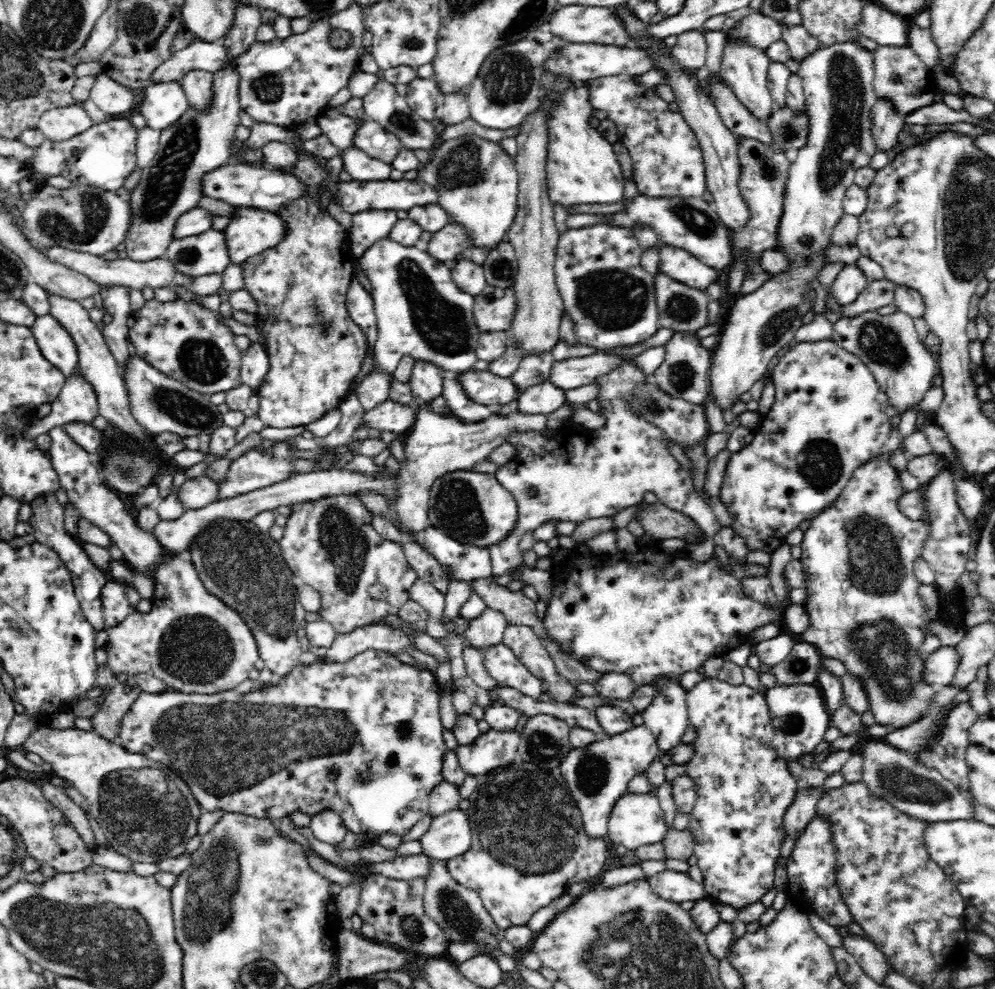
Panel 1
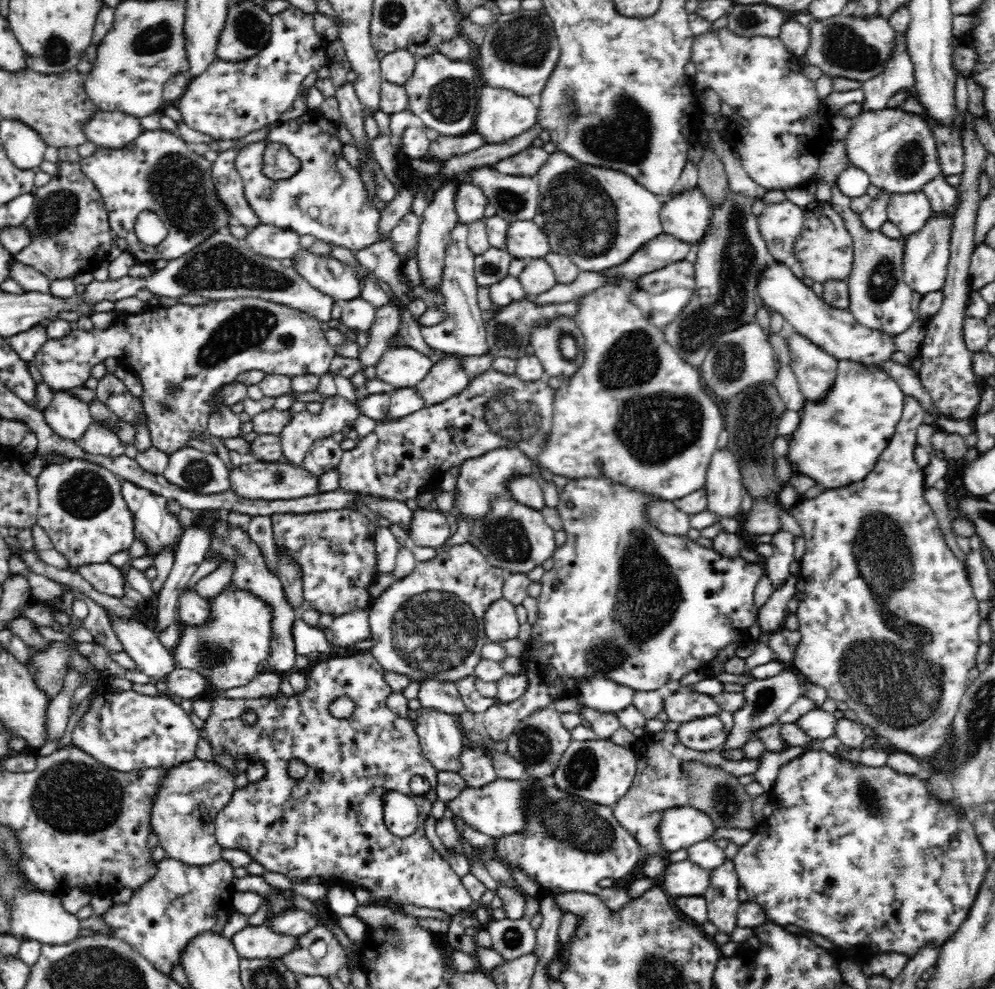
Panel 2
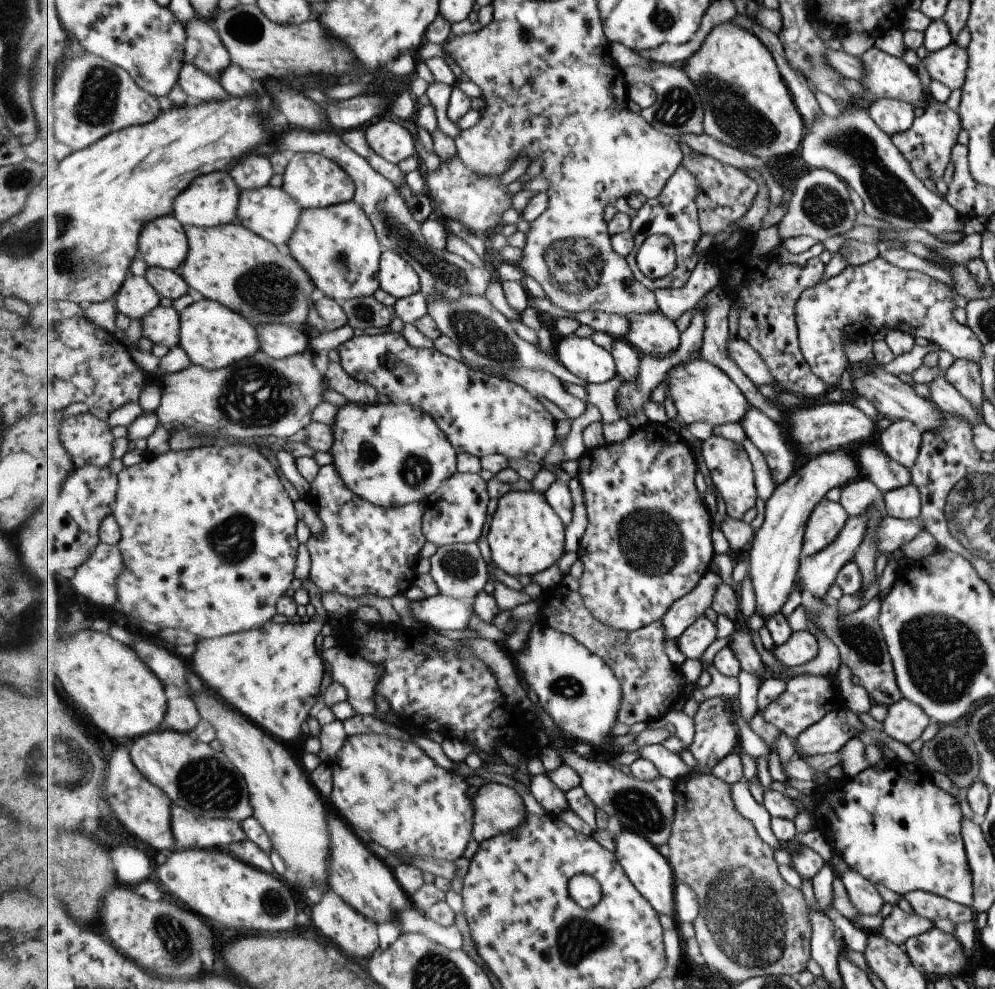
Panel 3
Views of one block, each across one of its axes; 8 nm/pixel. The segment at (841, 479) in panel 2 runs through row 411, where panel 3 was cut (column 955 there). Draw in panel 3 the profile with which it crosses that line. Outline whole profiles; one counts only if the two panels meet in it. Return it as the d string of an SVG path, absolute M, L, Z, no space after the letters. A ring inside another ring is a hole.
M893 759L881 770L868 766L854 776L816 785L811 800L816 805L816 826L822 836L841 860L865 880L881 884L901 897L914 890L925 891L970 907L971 872L960 834L962 814L957 800L943 792L929 777L917 770L909 771Z

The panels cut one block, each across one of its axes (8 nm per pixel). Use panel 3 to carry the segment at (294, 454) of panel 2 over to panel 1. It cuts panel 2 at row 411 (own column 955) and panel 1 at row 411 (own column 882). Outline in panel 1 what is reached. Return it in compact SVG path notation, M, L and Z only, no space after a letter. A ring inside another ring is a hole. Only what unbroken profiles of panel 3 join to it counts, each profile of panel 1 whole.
M303 152L298 156L298 166L289 173L309 186L309 195L295 200L287 206L288 210L279 213L288 225L288 235L278 247L261 252L241 264L245 274L243 288L256 299L257 326L264 331L265 348L270 358L270 370L256 390L259 398L257 415L266 427L272 428L304 426L336 409L352 391L350 386L360 370L362 360L370 350L366 335L352 321L346 309L346 294L351 280L355 277L356 267L349 234L332 216L320 211L320 201L314 195L316 186L330 178L331 169L327 167L327 162L325 166L319 166L316 155Z

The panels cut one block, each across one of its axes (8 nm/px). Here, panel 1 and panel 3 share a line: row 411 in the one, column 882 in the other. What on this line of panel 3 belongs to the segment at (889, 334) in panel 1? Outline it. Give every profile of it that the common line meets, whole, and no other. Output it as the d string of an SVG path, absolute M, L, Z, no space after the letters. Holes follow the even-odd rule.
M845 870L840 875L840 879L851 904L855 906L855 910L860 915L880 914L879 908L881 908L884 901L877 893L877 890L875 890L873 883L865 880L864 876L861 876L860 873L856 873L853 870Z

